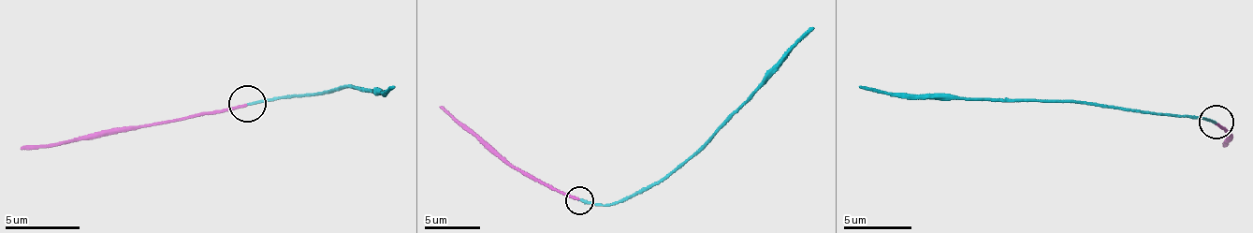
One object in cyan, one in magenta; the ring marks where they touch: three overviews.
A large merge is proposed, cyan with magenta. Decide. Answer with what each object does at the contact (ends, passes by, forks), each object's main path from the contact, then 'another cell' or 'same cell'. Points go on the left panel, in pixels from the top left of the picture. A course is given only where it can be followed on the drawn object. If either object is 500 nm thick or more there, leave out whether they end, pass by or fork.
cyan ends; magenta ends; course cyan (247, 103), (334, 93), (349, 86), (386, 96), (394, 86); course magenta (247, 103), (21, 150); same cell

